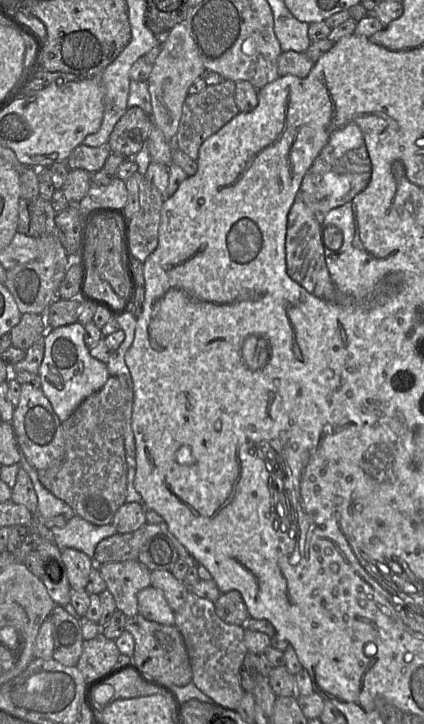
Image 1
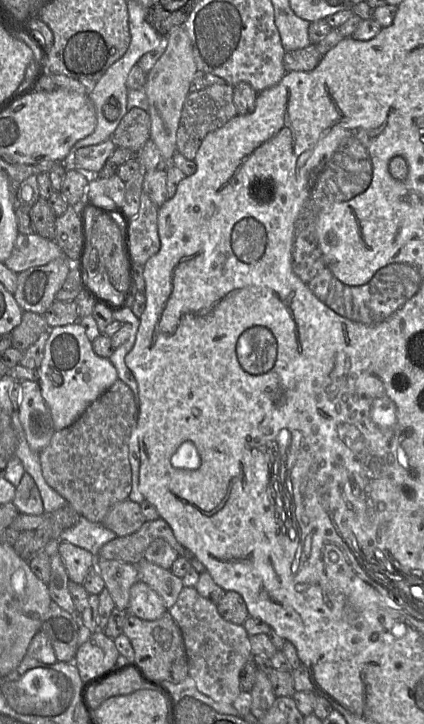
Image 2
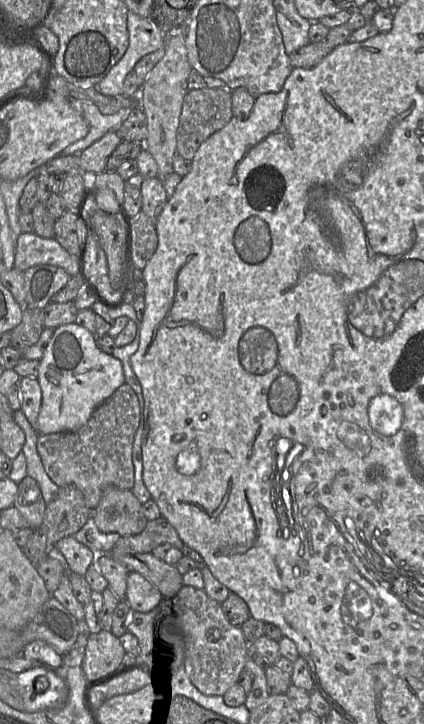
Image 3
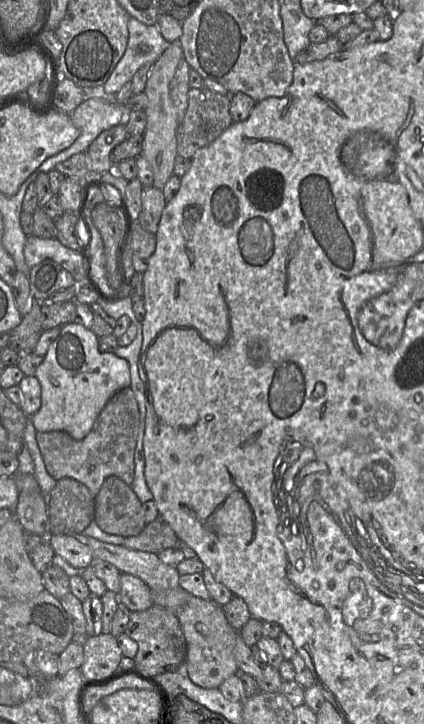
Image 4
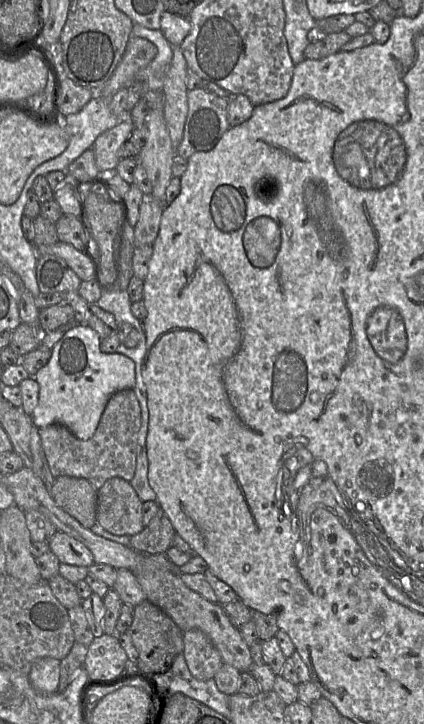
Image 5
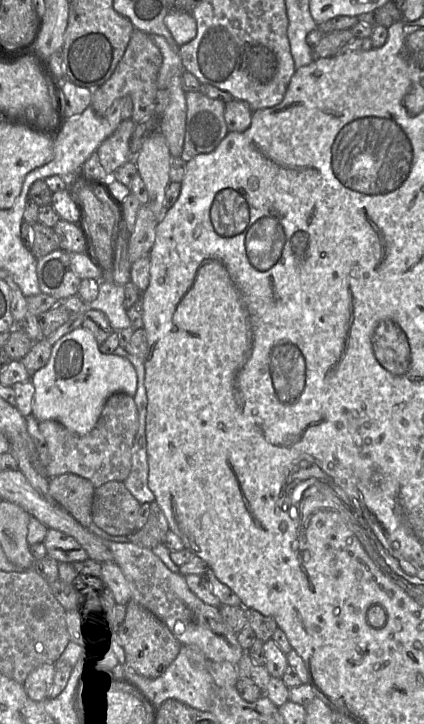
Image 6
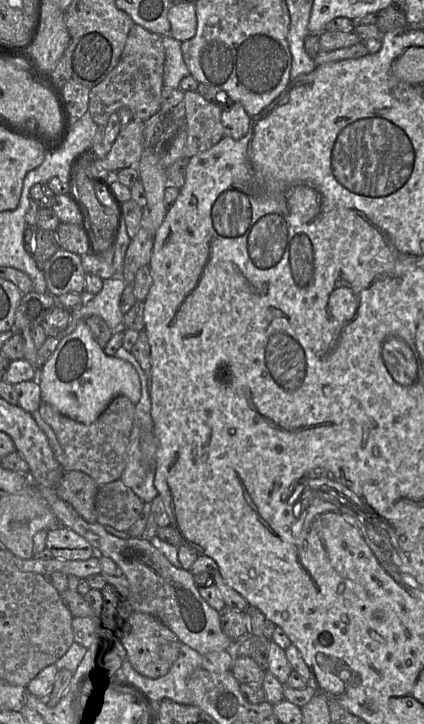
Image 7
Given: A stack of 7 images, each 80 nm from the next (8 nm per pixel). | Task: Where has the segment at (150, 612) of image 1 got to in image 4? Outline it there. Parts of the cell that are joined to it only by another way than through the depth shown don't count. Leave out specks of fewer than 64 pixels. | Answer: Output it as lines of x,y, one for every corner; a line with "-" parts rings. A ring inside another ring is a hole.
128,573
120,575
119,602
131,612
146,610
154,604
152,590
137,576

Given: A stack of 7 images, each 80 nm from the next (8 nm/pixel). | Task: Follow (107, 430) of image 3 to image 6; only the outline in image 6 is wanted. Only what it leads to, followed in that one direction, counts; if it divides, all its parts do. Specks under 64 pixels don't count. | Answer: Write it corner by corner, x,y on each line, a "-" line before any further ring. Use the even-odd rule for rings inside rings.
116,392
107,399
97,423
86,435
79,435
55,420
40,421
39,430
48,446
48,464
44,473
49,479
65,473
74,473
90,480
95,488
113,480
124,481
131,470
132,448
138,428
138,409
134,397
124,392

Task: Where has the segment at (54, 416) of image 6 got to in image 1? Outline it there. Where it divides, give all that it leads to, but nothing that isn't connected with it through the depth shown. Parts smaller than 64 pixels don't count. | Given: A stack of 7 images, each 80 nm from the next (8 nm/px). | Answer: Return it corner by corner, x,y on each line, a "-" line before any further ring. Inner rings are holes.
78,321
48,329
44,336
44,355
38,375
40,389
50,402
59,420
64,422
79,404
99,390
110,377
107,364
93,358
84,343
84,325

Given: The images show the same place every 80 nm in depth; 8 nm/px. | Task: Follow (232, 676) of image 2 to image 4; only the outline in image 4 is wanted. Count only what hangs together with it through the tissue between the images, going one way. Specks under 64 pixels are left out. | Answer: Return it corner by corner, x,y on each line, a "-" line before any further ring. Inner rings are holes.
192,596
176,614
187,643
186,664
192,682
203,688
218,688
227,678
239,673
234,647
239,631
228,622
221,605
213,599

